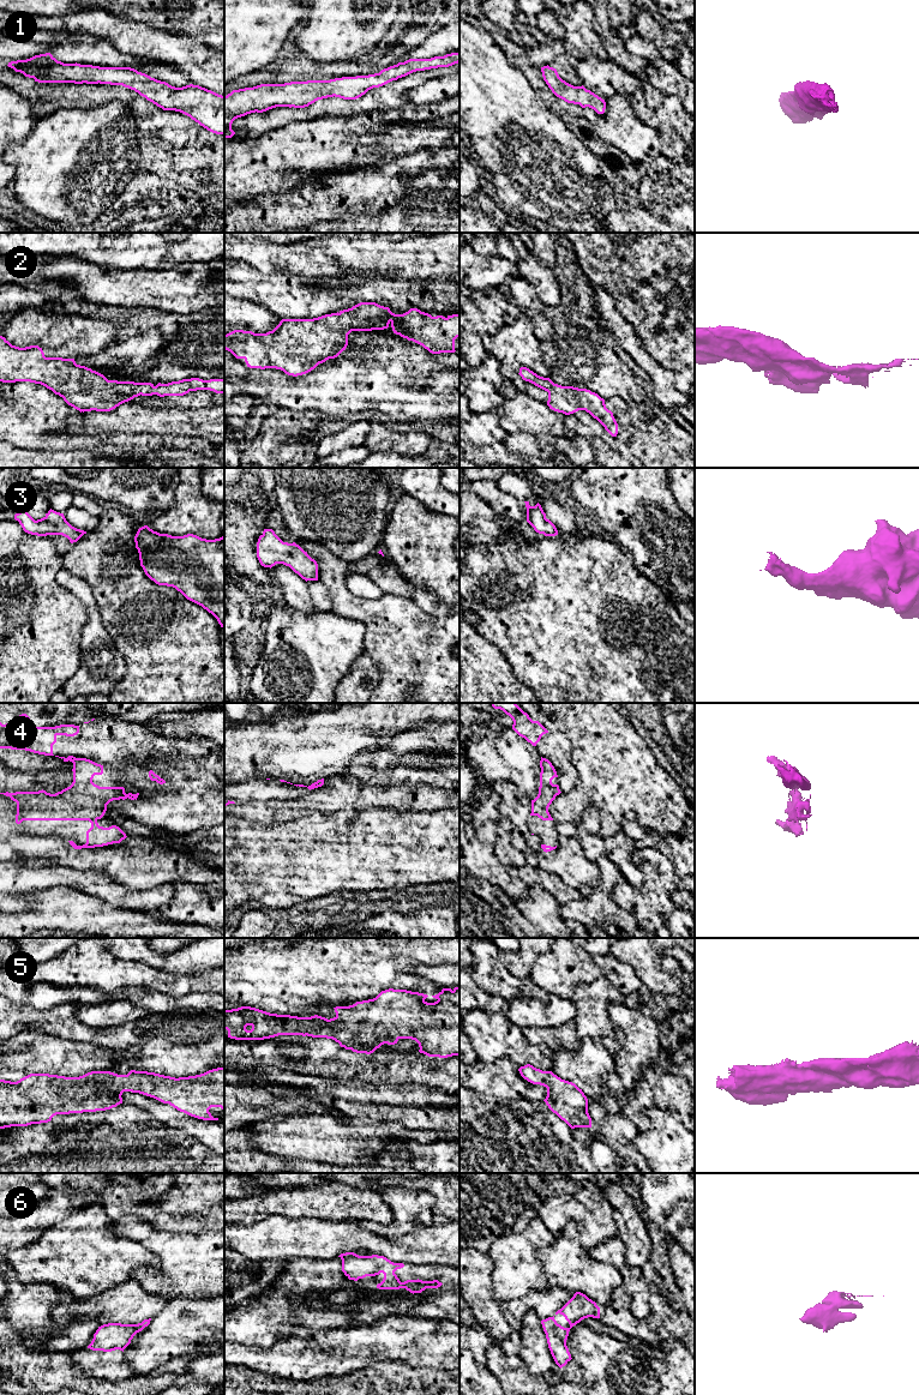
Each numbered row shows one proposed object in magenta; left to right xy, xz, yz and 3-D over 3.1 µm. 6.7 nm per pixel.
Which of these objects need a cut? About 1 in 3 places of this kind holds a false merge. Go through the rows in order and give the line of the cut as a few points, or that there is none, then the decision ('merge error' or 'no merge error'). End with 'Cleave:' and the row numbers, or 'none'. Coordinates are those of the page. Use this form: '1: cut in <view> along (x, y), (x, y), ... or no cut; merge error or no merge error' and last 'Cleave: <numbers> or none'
1: no cut; no merge error
2: no cut; no merge error
3: no cut; no merge error
4: cut in xy along (67, 757), (71, 759); merge error
5: no cut; no merge error
6: no cut; no merge error
Cleave: 4

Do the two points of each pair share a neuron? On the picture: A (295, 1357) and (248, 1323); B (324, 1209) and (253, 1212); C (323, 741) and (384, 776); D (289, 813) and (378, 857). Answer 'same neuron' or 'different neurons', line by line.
A: different neurons
B: same neuron
C: different neurons
D: different neurons

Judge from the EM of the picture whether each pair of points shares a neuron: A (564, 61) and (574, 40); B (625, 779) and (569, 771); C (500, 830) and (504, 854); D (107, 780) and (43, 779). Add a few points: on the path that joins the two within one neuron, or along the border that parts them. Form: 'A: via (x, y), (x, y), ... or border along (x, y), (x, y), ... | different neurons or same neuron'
A: border along (562, 42), (564, 48), (577, 60) | different neurons
B: border along (580, 773), (576, 783), (569, 791) | different neurons
C: via (503, 836), (504, 848) | same neuron
D: border along (70, 763), (71, 783), (60, 791), (48, 793) | different neurons

